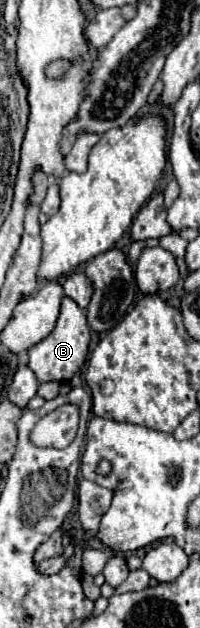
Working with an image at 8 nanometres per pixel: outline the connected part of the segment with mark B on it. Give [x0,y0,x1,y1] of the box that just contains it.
[28,297,90,383]

